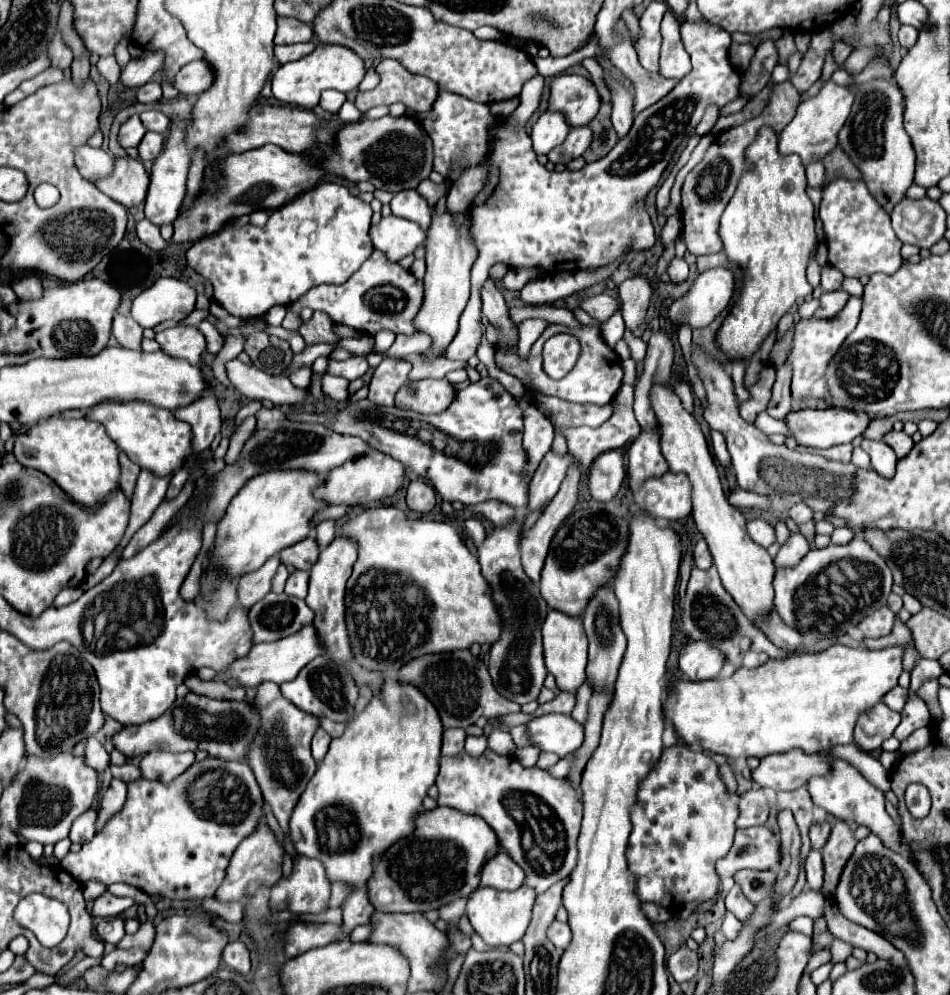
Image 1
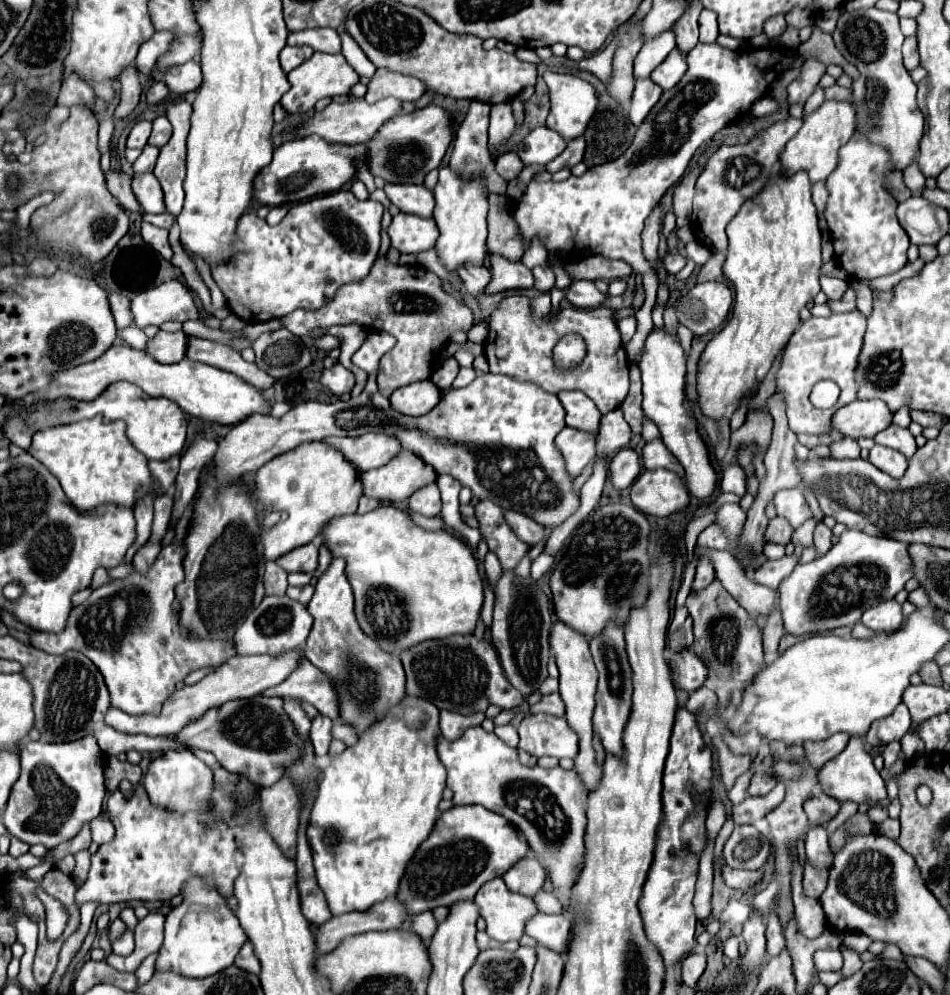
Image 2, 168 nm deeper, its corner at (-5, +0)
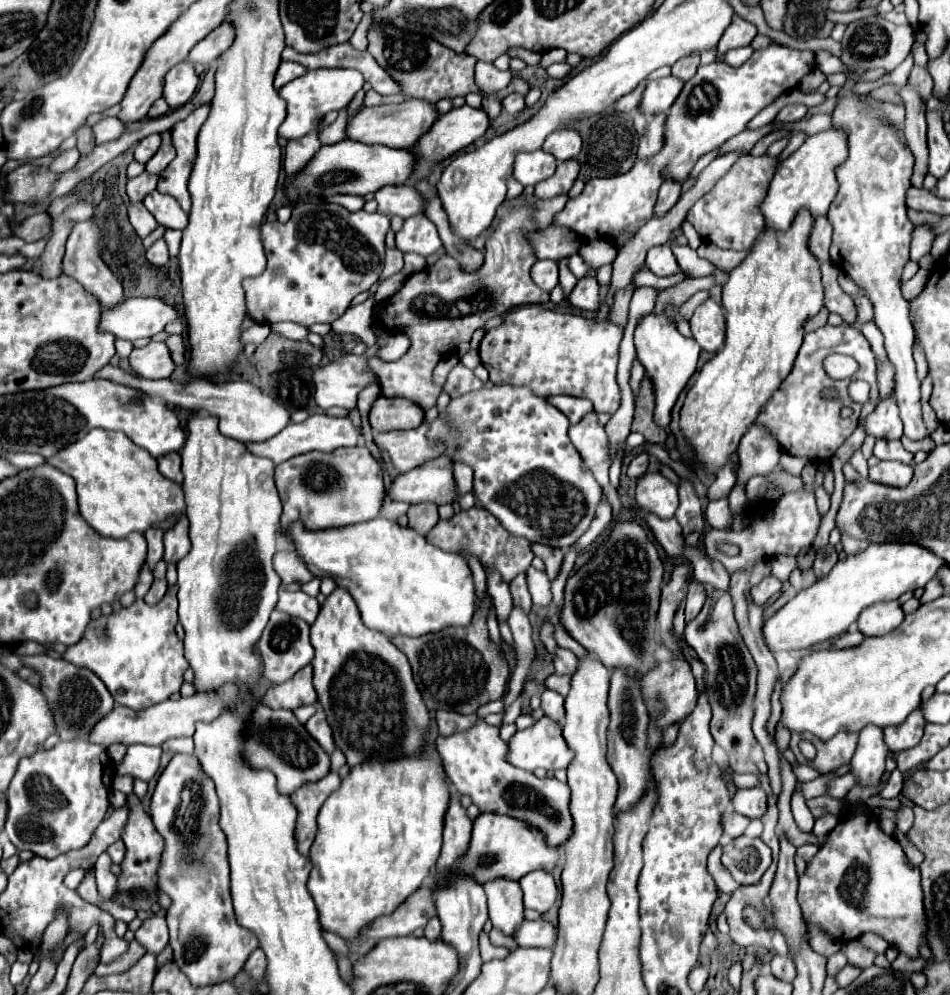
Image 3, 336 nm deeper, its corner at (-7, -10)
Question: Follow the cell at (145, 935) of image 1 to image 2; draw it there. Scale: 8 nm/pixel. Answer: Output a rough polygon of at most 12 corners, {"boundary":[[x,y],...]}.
{"boundary":[[126,930],[112,943],[112,952],[130,955],[135,948],[134,934]]}

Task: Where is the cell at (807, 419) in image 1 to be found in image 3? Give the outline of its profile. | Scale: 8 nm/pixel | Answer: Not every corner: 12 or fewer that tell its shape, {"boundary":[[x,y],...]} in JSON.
{"boundary":[[882,400],[860,426],[866,434],[900,440],[896,400]]}

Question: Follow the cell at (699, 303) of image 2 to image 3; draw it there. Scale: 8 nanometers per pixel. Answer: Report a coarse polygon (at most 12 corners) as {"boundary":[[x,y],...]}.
{"boundary":[[706,298],[690,318],[694,340],[716,352],[724,344],[726,318]]}

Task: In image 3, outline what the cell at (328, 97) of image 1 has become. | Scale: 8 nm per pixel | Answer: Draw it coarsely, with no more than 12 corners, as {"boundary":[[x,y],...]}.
{"boundary":[[320,130],[288,140],[286,176],[296,174],[322,146]]}

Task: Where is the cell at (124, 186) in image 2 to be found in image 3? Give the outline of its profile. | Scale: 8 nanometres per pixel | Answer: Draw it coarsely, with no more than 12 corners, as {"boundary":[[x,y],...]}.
{"boundary":[[142,202],[128,204],[130,224],[140,238],[158,226]]}

